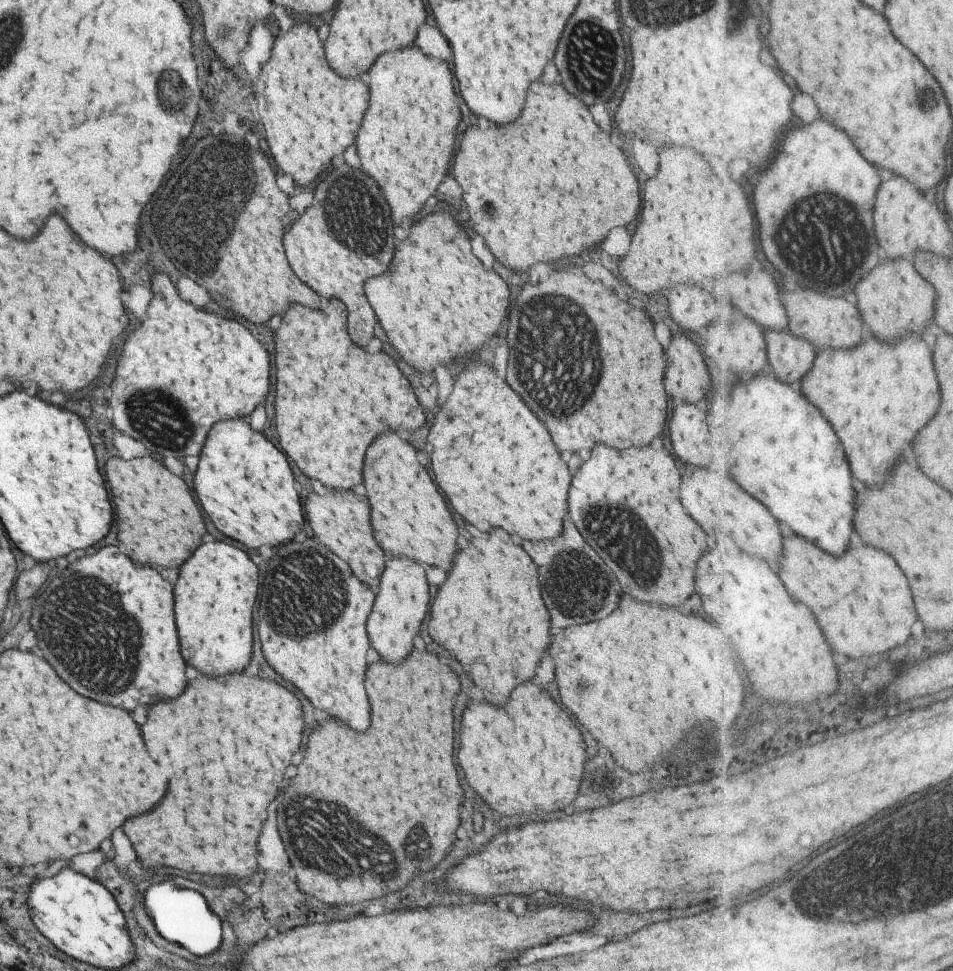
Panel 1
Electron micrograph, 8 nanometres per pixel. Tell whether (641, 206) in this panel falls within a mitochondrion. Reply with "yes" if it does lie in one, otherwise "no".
no

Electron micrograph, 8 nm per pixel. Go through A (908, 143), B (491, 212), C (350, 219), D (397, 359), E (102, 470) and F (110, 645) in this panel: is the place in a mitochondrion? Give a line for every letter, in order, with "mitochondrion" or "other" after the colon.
A: other
B: mitochondrion
C: mitochondrion
D: other
E: other
F: mitochondrion

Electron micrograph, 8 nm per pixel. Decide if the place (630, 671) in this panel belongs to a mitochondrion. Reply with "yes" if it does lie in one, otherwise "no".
no

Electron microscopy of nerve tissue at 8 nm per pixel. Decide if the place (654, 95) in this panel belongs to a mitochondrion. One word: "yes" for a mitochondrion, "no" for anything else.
no

